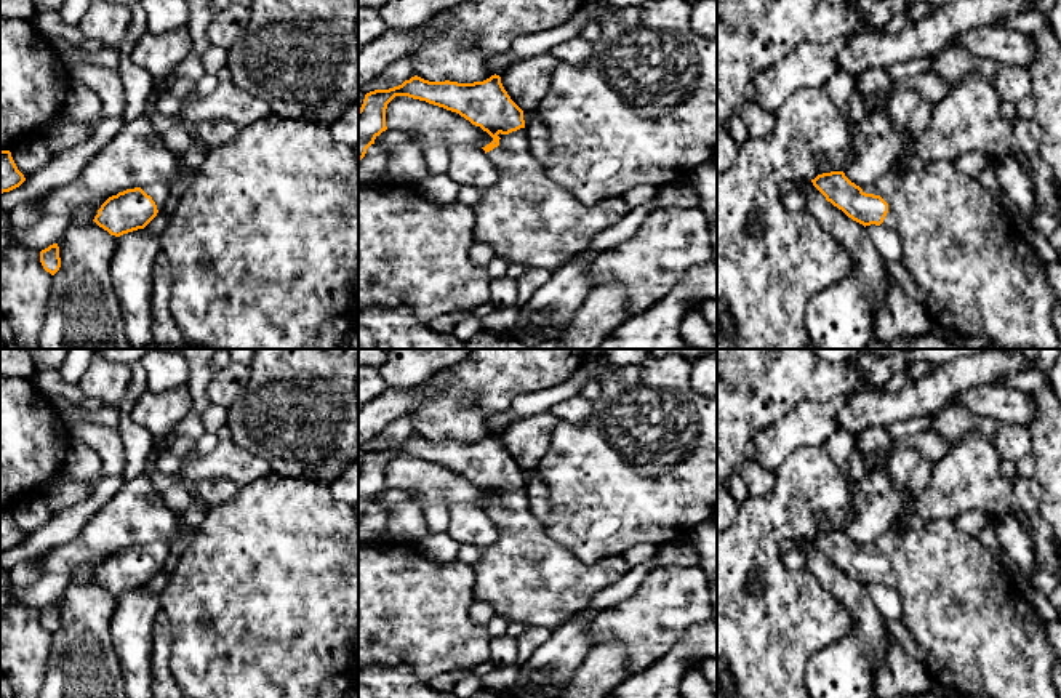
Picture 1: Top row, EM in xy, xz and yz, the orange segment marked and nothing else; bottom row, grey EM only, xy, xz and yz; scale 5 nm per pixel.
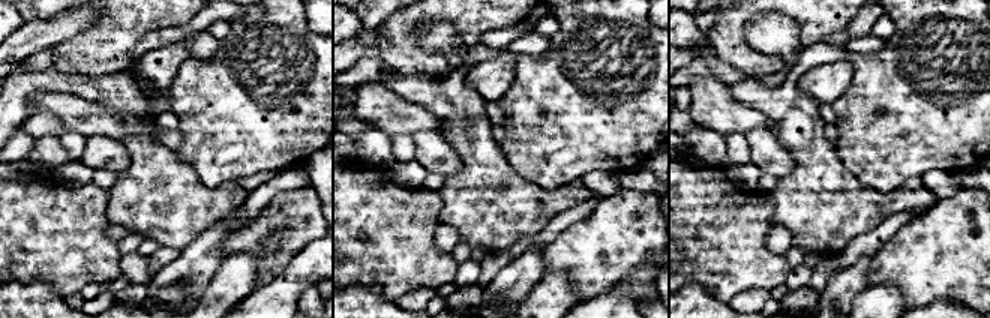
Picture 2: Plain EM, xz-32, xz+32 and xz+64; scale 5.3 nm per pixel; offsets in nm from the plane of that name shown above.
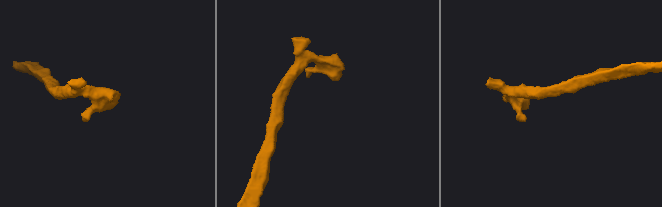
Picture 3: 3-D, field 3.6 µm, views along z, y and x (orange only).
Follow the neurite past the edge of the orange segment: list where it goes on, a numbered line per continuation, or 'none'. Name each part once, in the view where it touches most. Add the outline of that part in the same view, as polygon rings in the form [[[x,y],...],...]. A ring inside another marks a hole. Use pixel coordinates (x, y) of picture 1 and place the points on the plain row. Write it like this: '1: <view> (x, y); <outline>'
1: yz (981, 636); [[[946,519],[928,520],[920,530],[909,530],[907,533],[895,533],[888,530],[879,536],[874,543],[861,546],[866,552],[880,554],[888,562],[888,572],[882,584],[893,588],[903,600],[903,623],[915,639],[915,642],[927,653],[925,664],[933,682],[941,684],[960,695],[975,695],[984,698],[1059,698],[1056,693],[1051,672],[1056,664],[1056,656],[1050,647],[1047,621],[1040,618],[1039,612],[1029,604],[1029,600],[1019,592],[1011,573],[981,541],[962,532],[954,522]]]

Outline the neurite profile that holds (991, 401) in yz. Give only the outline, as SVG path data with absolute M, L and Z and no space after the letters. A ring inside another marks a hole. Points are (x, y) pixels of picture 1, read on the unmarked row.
M981 384L968 389L955 399L954 405L978 416L1023 426L1029 426L1037 415L1037 405L1027 392L1002 384Z

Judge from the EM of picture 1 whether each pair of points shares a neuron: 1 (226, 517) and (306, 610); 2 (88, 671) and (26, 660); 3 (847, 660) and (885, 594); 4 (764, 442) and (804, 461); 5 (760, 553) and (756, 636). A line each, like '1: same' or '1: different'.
1: same
2: different
3: different
4: different
5: same

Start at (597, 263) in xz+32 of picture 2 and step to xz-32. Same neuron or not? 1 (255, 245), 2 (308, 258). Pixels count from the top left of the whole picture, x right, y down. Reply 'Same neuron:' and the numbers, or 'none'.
Same neuron: 1

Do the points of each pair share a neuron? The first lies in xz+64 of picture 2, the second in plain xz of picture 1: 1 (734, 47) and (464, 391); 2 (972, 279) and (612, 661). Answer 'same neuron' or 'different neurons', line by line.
1: same neuron
2: different neurons

